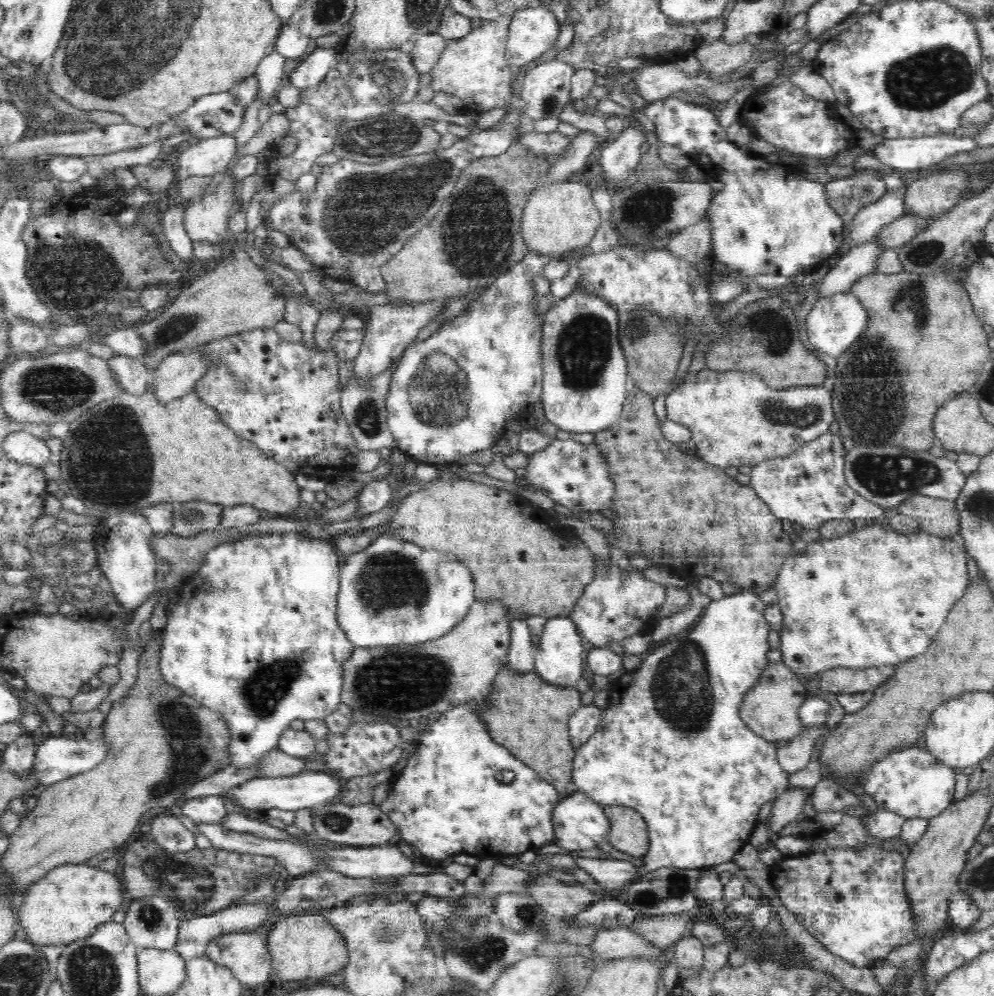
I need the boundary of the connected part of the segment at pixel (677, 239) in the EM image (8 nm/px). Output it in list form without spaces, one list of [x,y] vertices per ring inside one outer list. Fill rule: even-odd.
[[[706,216],[693,224],[672,234],[666,249],[680,259],[686,259],[690,268],[702,263],[711,252],[712,231]]]

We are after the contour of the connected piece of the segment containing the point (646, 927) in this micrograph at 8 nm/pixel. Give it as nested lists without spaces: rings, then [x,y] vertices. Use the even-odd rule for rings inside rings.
[[[687,913],[651,917],[640,915],[640,918],[632,920],[632,924],[626,924],[624,927],[654,943],[656,949],[660,947],[660,950],[663,950],[683,939],[690,929],[690,923]]]

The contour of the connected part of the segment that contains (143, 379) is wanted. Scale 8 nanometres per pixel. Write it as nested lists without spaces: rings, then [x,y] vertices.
[[[116,354],[106,361],[122,392],[141,395],[150,389],[152,371],[141,358]]]

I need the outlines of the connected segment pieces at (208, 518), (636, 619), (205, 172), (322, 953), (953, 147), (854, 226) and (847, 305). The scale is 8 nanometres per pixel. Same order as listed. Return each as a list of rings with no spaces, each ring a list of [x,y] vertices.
[[[209,502],[173,503],[174,524],[170,533],[189,538],[220,527],[223,505]]]
[[[616,564],[595,566],[594,578],[586,586],[582,597],[572,608],[569,617],[577,626],[579,634],[594,647],[608,647],[612,643],[621,650],[621,642],[630,635],[652,633],[656,626],[653,614],[666,602],[666,588],[651,582],[646,574],[637,569],[632,572],[620,570]]]
[[[233,134],[192,141],[185,145],[176,164],[177,179],[190,176],[211,176],[227,168],[229,160],[236,154]]]
[[[316,912],[286,915],[273,921],[267,938],[271,965],[281,980],[318,980],[329,974],[343,971],[349,961],[344,937]]]
[[[954,132],[921,137],[884,139],[872,152],[876,158],[897,172],[919,170],[958,154],[974,150],[976,139],[958,137]]]
[[[891,192],[876,202],[862,207],[847,227],[850,231],[850,249],[872,239],[883,226],[906,215],[906,203],[901,193]]]
[[[850,291],[840,294],[833,294],[818,299],[815,306],[806,316],[807,344],[814,350],[820,350],[828,356],[840,356],[849,346],[860,338],[860,334],[867,330],[871,318],[868,311],[860,303],[860,299]]]

